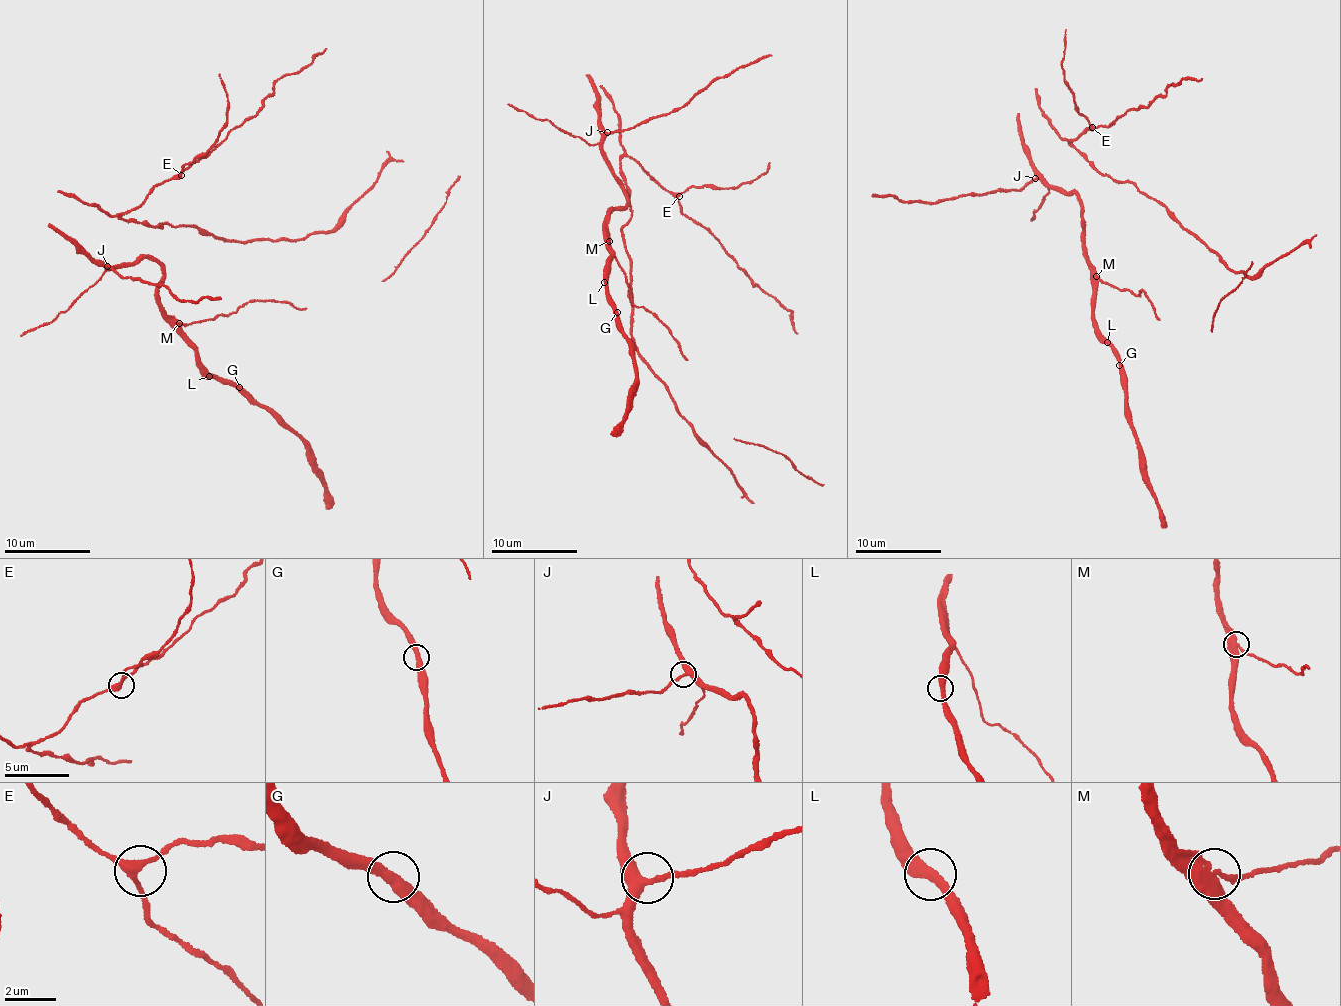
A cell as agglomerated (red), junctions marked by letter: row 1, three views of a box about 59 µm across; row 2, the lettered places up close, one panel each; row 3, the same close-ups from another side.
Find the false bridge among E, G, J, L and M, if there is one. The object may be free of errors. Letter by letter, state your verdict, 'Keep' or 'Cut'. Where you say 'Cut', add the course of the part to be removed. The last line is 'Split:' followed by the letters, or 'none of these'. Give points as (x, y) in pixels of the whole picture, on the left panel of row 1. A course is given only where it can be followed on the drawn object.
E: Keep
G: Keep
J: Keep
L: Keep
M: Keep
Split: none of these

